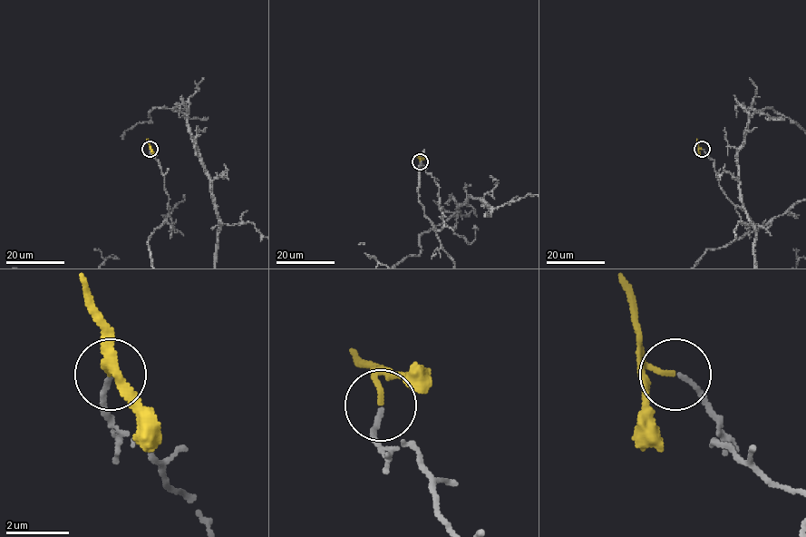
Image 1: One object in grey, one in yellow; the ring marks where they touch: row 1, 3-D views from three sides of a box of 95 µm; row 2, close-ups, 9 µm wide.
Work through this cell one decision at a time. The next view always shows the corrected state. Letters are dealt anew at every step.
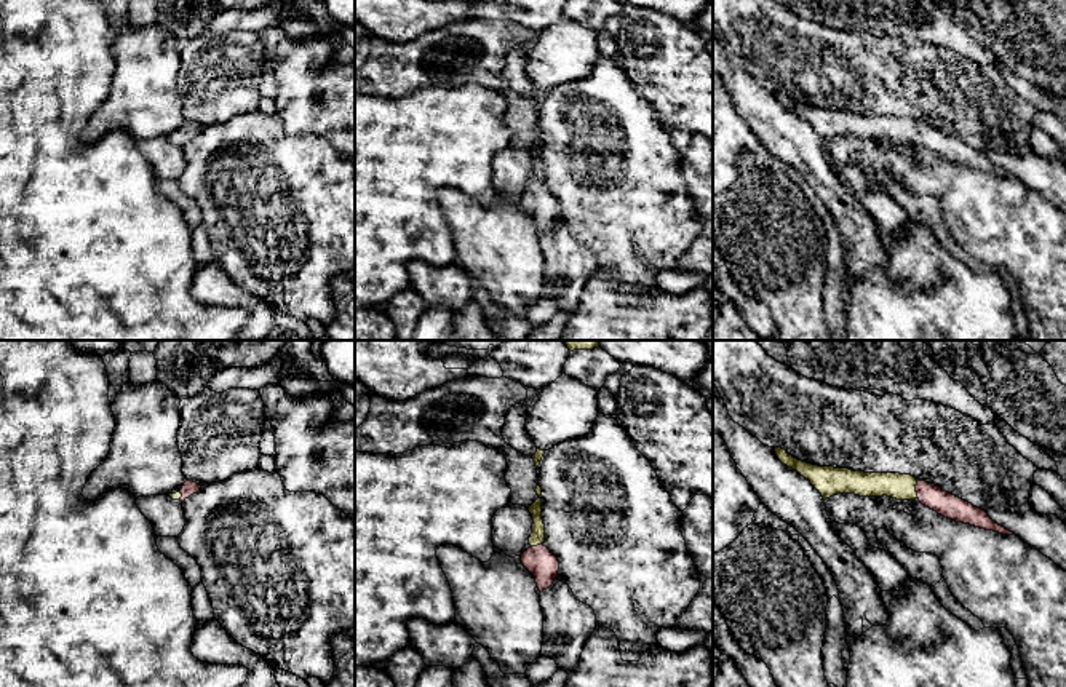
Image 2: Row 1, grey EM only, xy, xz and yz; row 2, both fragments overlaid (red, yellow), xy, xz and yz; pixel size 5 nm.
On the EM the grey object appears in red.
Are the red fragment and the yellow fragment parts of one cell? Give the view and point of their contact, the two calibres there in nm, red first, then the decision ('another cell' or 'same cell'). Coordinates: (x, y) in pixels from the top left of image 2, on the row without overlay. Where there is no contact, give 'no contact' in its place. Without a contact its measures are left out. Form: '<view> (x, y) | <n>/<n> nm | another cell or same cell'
yz (916, 131) | 120/130 nm | same cell

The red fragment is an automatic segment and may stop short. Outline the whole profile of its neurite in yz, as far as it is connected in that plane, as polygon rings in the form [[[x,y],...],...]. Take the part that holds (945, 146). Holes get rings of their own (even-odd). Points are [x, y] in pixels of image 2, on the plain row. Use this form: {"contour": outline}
{"contour": [[[774,91],[778,102],[801,118],[821,136],[823,142],[837,136],[855,136],[860,139],[892,139],[897,142],[917,141],[922,147],[956,165],[994,173],[1002,177],[1015,177],[994,165],[988,155],[972,145],[945,134],[940,128],[917,123],[911,117],[900,115],[865,115],[849,110],[818,109],[794,101],[785,91]]]}

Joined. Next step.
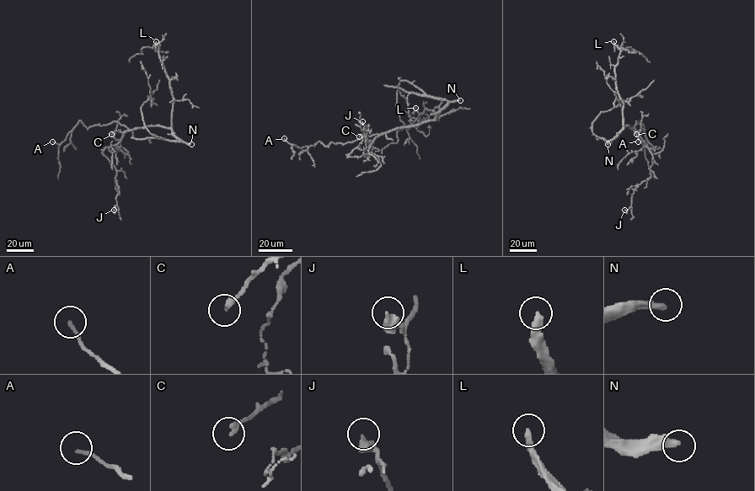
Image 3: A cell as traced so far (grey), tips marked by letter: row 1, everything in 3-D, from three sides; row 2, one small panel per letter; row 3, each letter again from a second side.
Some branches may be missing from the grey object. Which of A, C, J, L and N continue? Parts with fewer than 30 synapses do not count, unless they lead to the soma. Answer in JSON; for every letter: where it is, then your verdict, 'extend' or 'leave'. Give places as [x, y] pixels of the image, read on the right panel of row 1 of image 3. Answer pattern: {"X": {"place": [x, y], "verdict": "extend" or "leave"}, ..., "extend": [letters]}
{"A": {"place": [638, 141], "verdict": "leave"}, "C": {"place": [636, 134], "verdict": "leave"}, "J": {"place": [624, 210], "verdict": "leave"}, "L": {"place": [613, 41], "verdict": "extend"}, "N": {"place": [607, 144], "verdict": "extend"}, "extend": ["L", "N"]}

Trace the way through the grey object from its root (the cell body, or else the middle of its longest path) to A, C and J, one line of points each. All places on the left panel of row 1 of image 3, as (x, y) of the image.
A: (171, 131), (159, 125), (129, 130), (115, 121), (88, 128), (79, 120), (60, 144), (52, 141)
C: (171, 131), (159, 125), (149, 125), (127, 130), (124, 133), (116, 130), (111, 134)
J: (171, 131), (159, 125), (127, 130), (119, 142), (104, 150), (103, 154), (116, 172), (117, 205), (114, 210)

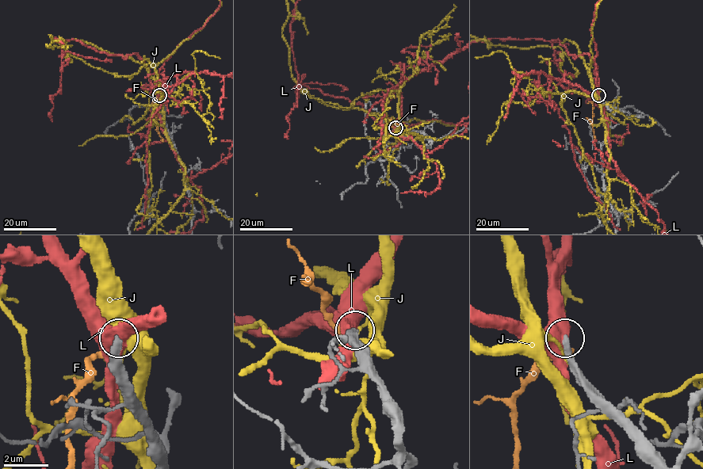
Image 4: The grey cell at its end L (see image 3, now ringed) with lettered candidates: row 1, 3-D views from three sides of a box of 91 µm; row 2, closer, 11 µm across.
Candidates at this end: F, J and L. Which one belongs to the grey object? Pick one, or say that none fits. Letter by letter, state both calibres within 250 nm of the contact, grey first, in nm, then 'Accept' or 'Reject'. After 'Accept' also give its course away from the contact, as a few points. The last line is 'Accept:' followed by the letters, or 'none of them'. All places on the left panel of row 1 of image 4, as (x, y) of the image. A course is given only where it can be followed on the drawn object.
F: Thickness 440 nm (grey) against 280 nm. Reject
J: Thickness 500 nm (grey) against 140 nm. Reject
L: Thickness 460 nm (grey) against 650 nm. Reject
Accept: none of them

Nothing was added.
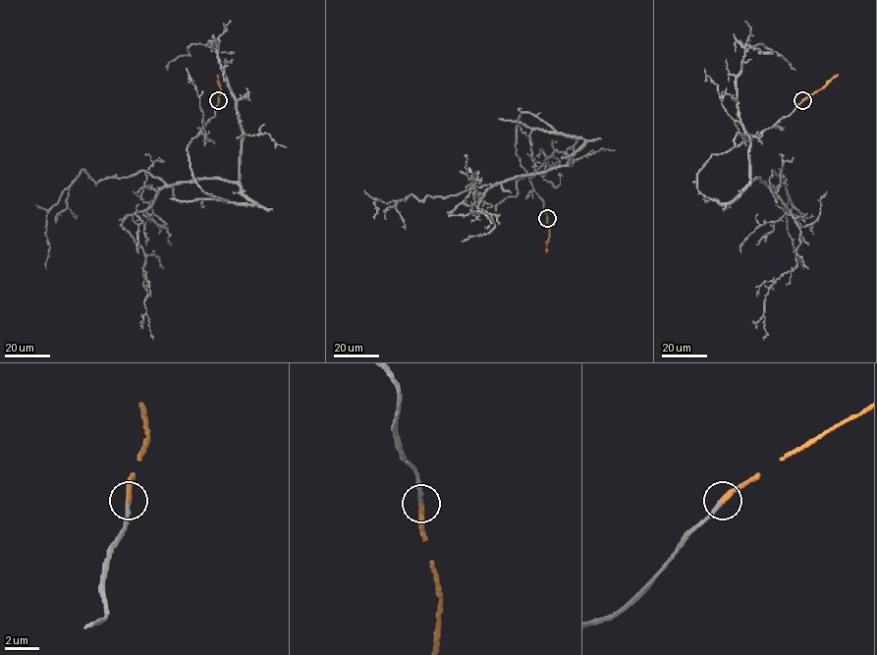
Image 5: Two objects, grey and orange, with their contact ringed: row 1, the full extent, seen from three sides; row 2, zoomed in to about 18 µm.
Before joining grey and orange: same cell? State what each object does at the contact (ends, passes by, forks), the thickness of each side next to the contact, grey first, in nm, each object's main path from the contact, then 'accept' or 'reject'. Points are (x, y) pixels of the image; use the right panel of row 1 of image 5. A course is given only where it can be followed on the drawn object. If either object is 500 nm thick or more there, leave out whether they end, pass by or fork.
grey ends; orange ends; calibres 240 and 240 nm; course grey (802, 101), (713, 154), (697, 189), (731, 203), (772, 171), (784, 183), (779, 170), (803, 268); course orange (802, 101), (838, 75); accept

